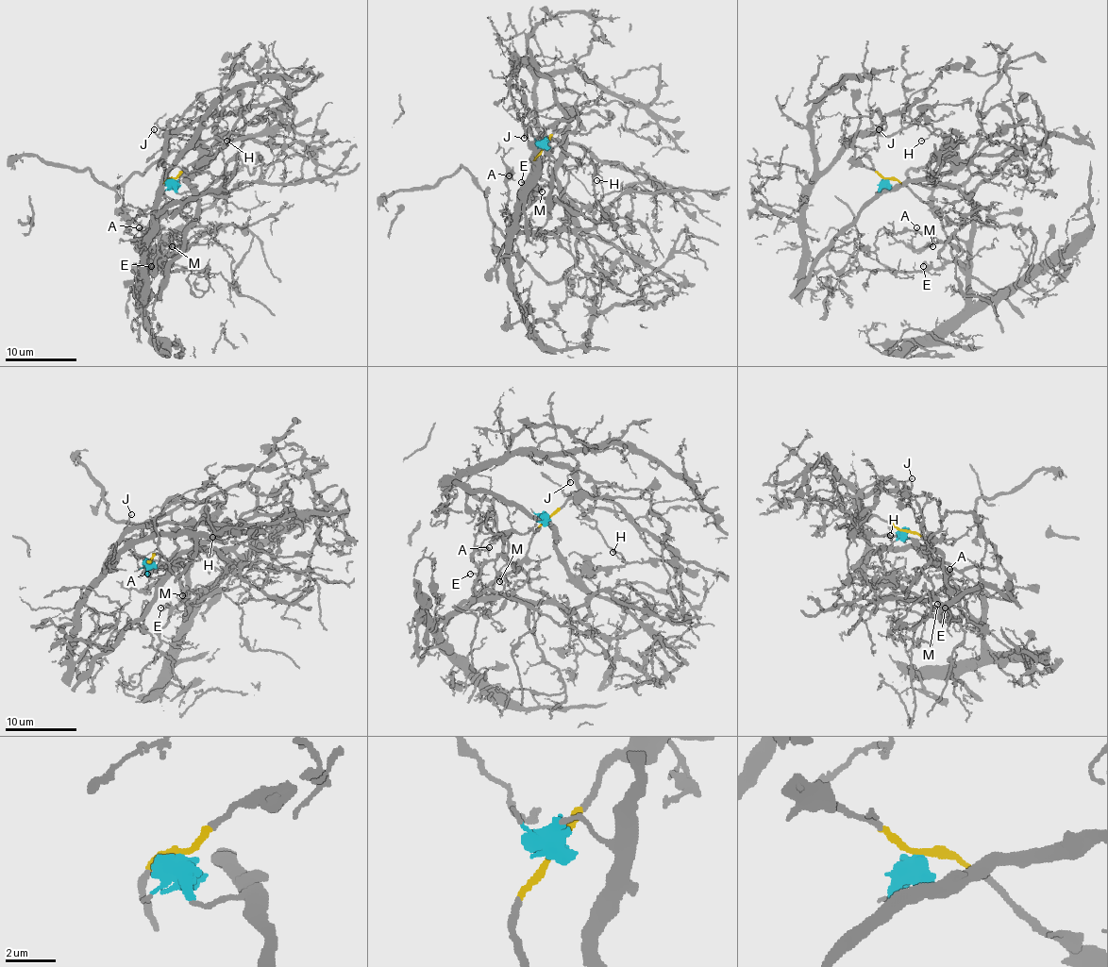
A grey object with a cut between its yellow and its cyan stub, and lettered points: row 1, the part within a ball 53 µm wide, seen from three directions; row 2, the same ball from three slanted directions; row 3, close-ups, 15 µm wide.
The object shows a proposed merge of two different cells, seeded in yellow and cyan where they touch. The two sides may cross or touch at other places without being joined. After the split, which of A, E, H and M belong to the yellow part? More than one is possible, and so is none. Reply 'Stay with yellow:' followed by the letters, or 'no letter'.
Stay with yellow: A, E, M

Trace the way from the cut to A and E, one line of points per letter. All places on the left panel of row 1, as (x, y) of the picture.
A: (174, 179), (163, 184), (165, 208), (149, 263), (138, 238), (136, 249), (142, 238), (138, 227)
E: (174, 179), (163, 184), (165, 208), (149, 245), (149, 259), (158, 265), (158, 269), (158, 263), (151, 267)

